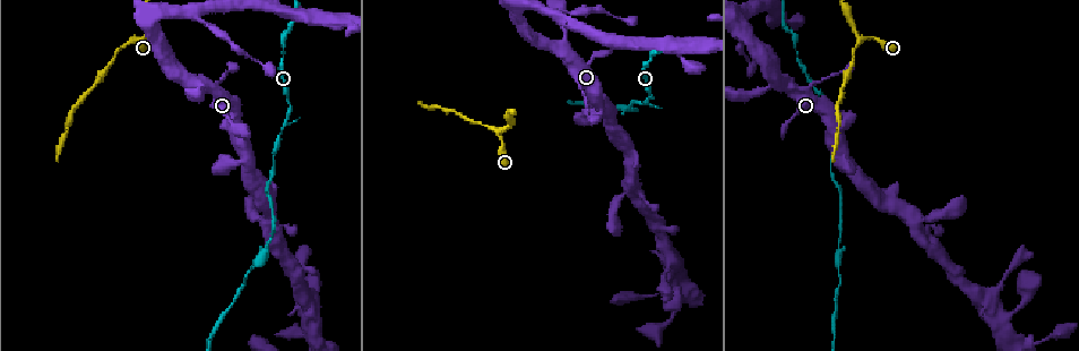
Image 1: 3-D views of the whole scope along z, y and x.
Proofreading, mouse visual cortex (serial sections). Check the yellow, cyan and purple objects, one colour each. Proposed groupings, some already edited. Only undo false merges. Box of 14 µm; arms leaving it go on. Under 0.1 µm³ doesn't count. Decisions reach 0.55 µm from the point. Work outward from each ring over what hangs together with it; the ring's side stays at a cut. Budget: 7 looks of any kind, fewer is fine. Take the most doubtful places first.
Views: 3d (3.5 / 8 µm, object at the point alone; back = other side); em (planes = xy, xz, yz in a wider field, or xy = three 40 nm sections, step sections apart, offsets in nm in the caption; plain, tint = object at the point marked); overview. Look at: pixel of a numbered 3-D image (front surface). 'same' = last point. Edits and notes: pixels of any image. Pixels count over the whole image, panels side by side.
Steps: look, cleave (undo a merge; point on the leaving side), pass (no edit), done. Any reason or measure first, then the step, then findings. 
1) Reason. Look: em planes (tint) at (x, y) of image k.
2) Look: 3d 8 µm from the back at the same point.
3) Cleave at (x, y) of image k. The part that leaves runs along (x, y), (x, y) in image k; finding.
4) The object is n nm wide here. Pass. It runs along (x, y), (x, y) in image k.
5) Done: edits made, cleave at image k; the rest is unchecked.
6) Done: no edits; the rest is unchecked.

A narrow waist. Look: 3d 3.5 µm at (643, 103) of image 1.

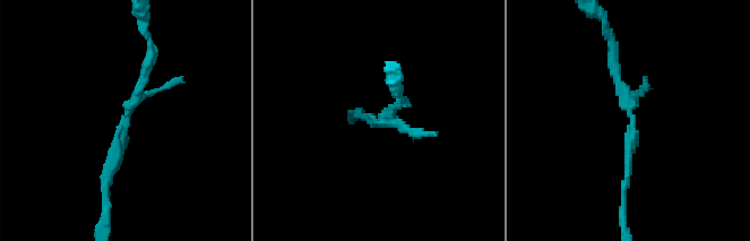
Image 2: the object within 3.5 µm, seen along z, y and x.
Look: em xy step 2 (tint) at (633, 118) of image 2.

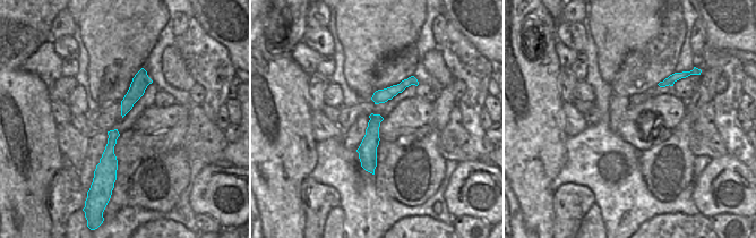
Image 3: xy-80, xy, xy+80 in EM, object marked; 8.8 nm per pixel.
Pass. It runs along (149, 54), (121, 123), (108, 189) in image 2; continuous, no second cell.

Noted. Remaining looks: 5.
Look: 3d 8 µm at (554, 14) of image 1.

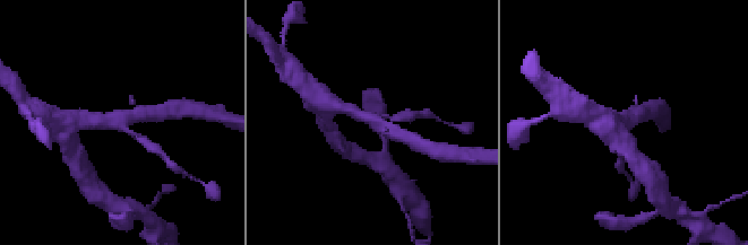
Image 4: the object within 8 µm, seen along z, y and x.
Look: em planes (tint) at (119, 123) of image 4.

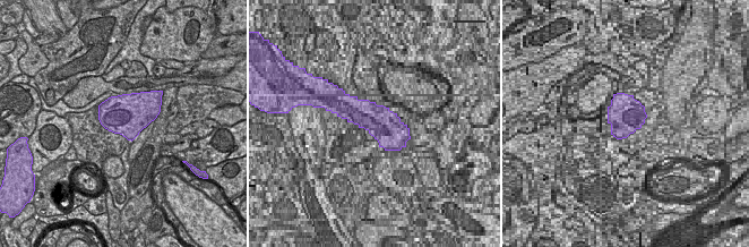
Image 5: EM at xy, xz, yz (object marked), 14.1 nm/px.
3 arms meet here. Pass. It runs along (342, 107), (400, 134) in image 4; one cell here.

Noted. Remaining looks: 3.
Abrupt turn. Look: 3d 3.5 µm at (499, 132) of image 1.

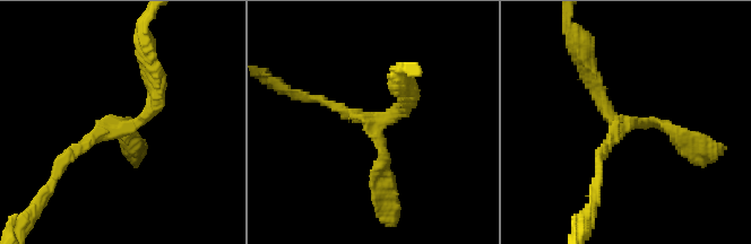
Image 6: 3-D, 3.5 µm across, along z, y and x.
Look: em xy step 5 (tint) at (628, 121) of image 6.

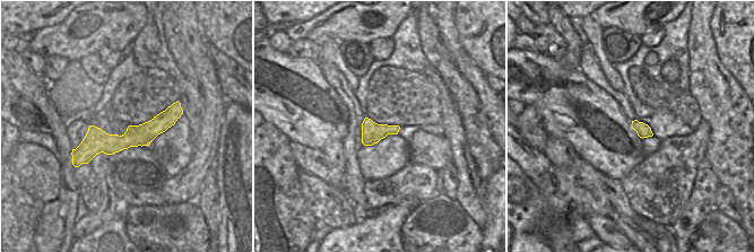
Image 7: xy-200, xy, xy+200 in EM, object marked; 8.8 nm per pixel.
Look: em xy step 2 (tint) at the same point.

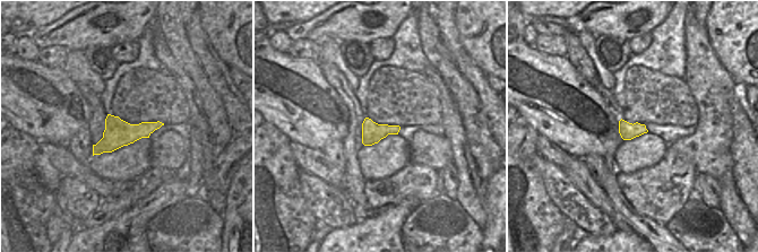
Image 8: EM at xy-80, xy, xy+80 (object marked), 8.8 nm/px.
Pass. It runs along (386, 188), (369, 121), (317, 98) in image 6; continuous, no second cell.

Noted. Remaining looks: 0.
Done: no edits; the rest is unchecked.

